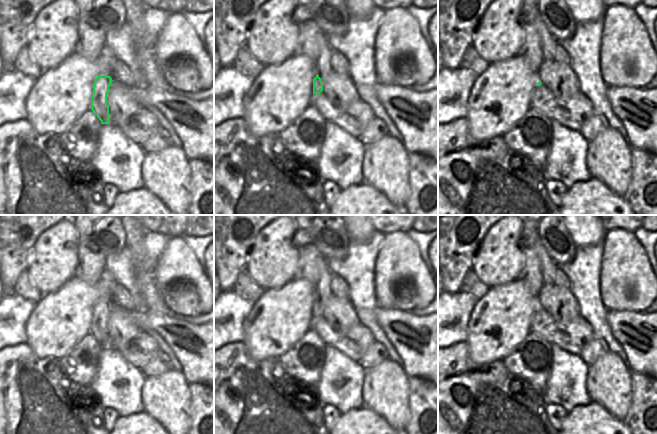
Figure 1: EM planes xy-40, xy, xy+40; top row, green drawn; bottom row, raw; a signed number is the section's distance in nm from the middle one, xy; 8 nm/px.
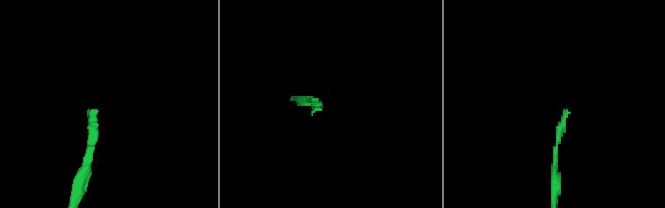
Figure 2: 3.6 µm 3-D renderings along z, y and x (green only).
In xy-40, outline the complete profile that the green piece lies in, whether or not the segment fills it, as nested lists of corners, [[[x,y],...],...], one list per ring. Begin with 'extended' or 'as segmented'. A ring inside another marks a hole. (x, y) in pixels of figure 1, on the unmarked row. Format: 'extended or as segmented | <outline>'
extended | [[[104,270],[95,285],[99,300],[93,307],[91,333],[95,340],[101,345],[101,348],[110,348],[107,319],[109,317],[109,311],[113,305],[111,302],[111,293],[109,291],[109,283],[112,281],[114,281],[114,278],[109,272]]]

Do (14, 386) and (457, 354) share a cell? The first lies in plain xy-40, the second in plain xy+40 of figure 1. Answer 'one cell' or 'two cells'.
one cell

